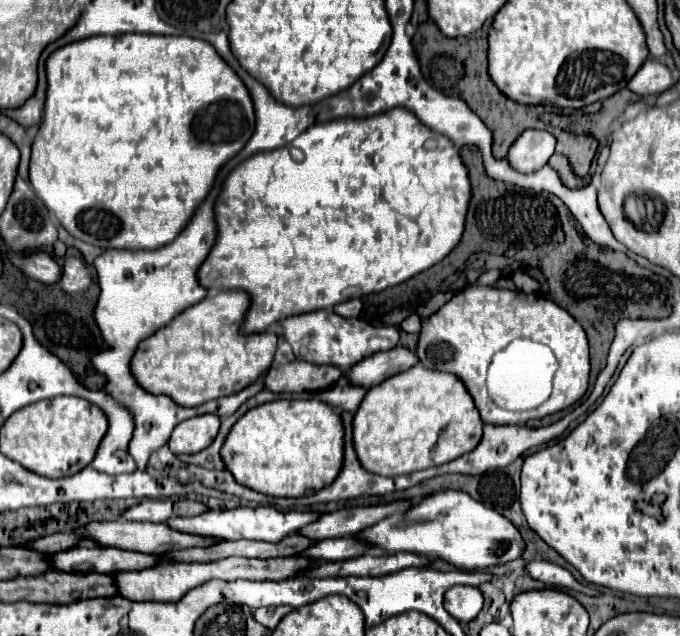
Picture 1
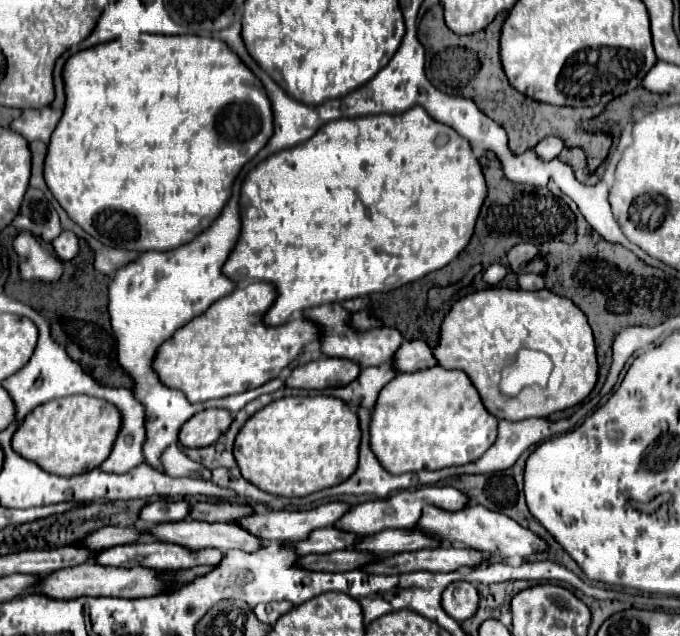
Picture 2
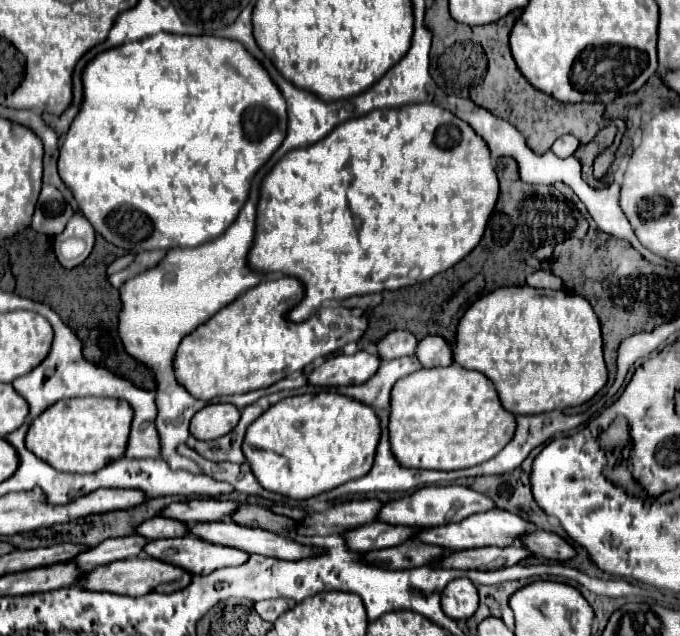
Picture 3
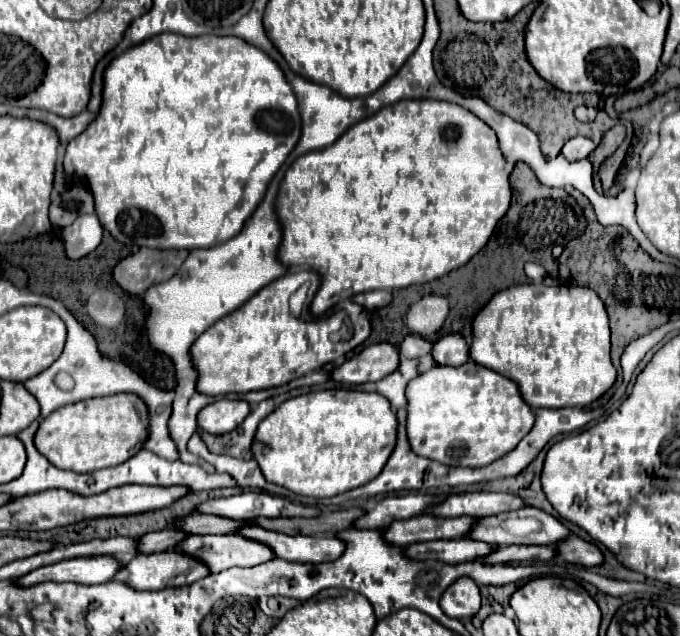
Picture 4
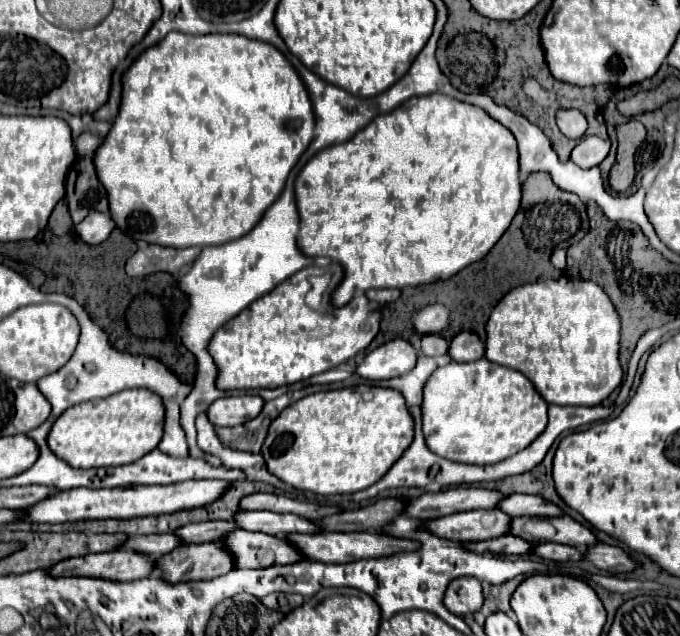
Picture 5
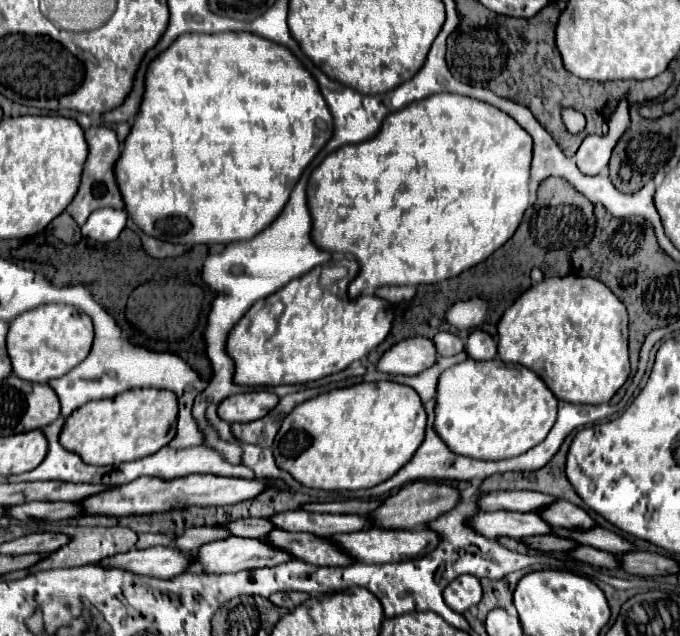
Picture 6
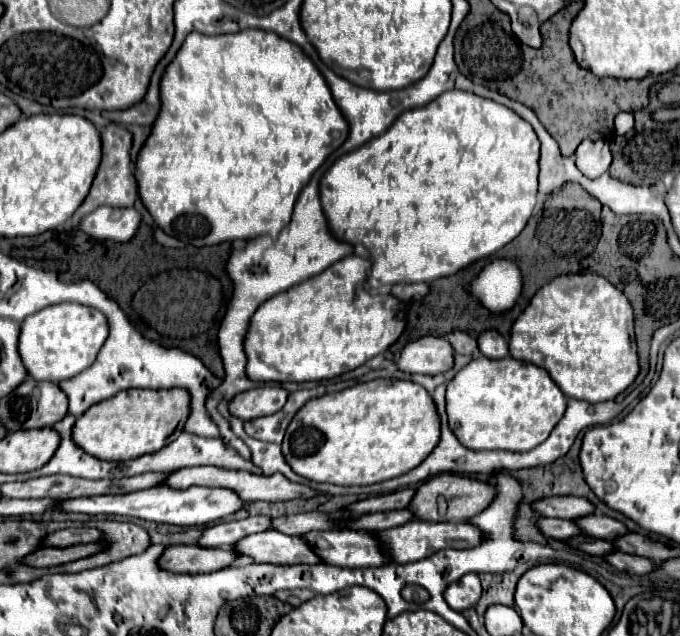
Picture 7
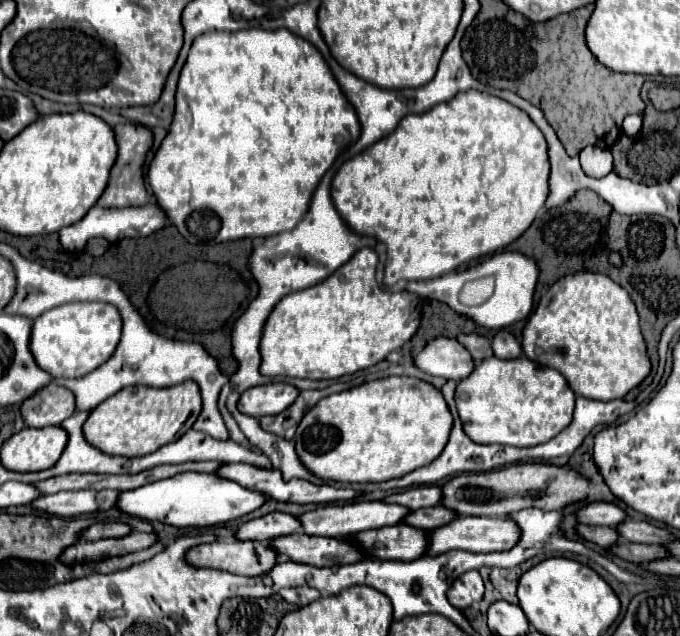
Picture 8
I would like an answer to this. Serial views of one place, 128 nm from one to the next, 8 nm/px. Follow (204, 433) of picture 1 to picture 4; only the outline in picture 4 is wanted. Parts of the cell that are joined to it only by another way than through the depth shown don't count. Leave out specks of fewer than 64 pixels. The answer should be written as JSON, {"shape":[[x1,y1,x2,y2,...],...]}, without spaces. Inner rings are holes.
{"shape":[[222,398,200,410,198,428,212,434,232,432,232,428,238,428,248,414,250,414,250,404,246,400]]}

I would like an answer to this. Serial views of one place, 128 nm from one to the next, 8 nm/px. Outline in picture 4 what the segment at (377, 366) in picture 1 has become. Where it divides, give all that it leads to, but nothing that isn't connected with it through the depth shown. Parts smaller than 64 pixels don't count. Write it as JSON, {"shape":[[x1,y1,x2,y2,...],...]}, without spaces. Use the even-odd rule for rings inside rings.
{"shape":[[448,334,434,344,432,356,442,366,462,366,470,360,470,346,462,334]]}

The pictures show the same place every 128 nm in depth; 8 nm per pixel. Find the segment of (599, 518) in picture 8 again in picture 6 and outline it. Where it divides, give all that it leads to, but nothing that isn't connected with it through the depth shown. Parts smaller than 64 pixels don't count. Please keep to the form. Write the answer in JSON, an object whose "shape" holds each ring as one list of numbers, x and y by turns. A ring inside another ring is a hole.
{"shape":[[492,492,484,494,480,498,482,510,512,510,512,512,542,512,550,504,554,504,556,498,542,494,542,492]]}

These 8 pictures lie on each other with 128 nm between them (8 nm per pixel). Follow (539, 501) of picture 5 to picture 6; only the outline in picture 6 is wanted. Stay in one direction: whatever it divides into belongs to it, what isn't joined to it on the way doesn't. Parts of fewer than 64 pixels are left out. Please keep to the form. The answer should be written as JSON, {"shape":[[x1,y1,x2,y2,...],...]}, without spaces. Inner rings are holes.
{"shape":[[566,500,552,504,552,508,540,512,540,516,548,520,548,524,552,524,554,528,564,528,564,530,590,530,598,526,584,508,574,506]]}

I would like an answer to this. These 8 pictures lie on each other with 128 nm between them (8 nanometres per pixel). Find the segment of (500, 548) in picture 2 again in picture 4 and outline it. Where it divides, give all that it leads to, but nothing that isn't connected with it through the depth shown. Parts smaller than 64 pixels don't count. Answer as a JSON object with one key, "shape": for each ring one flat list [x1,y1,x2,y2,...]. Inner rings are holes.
{"shape":[[578,536,564,540,556,550,558,550,558,556,562,556,566,562,572,562,572,564,580,564,586,568,604,564,602,550,594,542,586,542]]}

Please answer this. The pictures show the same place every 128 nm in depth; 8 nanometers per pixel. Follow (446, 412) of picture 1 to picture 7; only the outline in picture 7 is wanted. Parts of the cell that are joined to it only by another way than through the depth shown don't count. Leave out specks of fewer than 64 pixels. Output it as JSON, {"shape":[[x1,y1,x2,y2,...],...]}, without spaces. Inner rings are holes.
{"shape":[[478,356,446,388,448,424,470,450,526,452,550,436,564,416,566,404,568,398,544,368,512,356,500,360]]}

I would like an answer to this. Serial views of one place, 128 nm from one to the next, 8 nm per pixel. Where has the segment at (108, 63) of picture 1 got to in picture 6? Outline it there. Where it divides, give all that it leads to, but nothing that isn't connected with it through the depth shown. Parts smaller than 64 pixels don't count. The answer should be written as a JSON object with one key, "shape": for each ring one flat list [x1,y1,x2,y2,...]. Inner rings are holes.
{"shape":[[224,32,224,34,184,34,172,48,160,54,146,72,146,92,132,126,132,132,126,140,126,148,116,164,116,180,124,196,126,208,132,220,150,236,156,236,174,244,230,244,238,240,250,240,258,232,266,230,288,202,288,196,294,184,300,180,302,172,310,166,314,156,326,146,334,134,334,120,328,110,328,104,322,98,318,82,306,70,306,66,282,44,276,44,268,38,262,38,252,32]]}

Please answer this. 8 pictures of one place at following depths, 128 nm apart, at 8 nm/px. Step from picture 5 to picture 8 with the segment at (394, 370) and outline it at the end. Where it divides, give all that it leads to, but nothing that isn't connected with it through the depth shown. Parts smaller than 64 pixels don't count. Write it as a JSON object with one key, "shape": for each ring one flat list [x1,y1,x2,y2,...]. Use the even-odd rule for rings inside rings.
{"shape":[[454,338,432,340,420,354,416,354,414,364,426,374,456,382,468,378,474,372,474,358]]}

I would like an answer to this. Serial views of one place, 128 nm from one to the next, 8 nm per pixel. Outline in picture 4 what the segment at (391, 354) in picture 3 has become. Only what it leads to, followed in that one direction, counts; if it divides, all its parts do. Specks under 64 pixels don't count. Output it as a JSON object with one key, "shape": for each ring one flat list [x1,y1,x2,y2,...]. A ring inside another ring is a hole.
{"shape":[[406,336,400,346,400,352,404,358,422,358,426,354,432,354,432,348,434,346,422,336]]}

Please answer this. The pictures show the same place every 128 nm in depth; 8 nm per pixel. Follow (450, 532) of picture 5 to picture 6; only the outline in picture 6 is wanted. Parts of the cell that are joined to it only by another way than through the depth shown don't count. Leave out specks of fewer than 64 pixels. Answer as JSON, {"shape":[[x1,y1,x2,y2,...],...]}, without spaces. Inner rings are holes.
{"shape":[[482,512,482,516,476,516,472,526,478,532,484,532,484,536,514,536,514,538,526,538,526,536,544,536,552,532,552,526,536,516,536,514,520,514,520,512]]}

